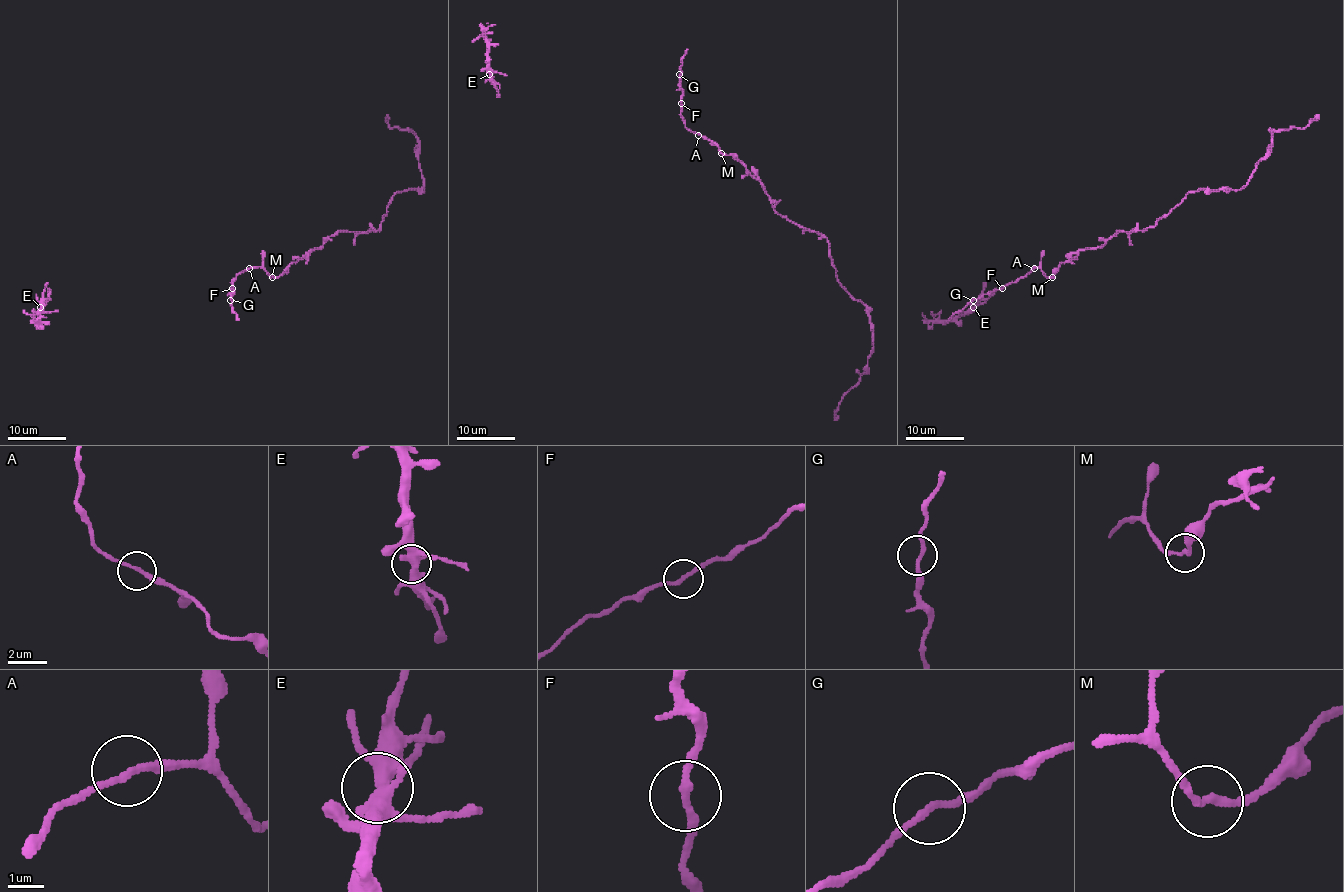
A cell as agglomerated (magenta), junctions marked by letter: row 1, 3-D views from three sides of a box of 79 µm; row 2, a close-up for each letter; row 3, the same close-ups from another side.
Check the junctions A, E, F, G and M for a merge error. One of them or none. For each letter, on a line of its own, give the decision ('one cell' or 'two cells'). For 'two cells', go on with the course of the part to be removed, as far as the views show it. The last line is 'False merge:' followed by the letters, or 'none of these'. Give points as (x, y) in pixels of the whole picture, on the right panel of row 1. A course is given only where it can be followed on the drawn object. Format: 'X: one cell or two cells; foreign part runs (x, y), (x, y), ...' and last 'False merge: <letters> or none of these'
A: one cell
E: one cell
F: one cell
G: one cell
M: one cell
False merge: none of these

